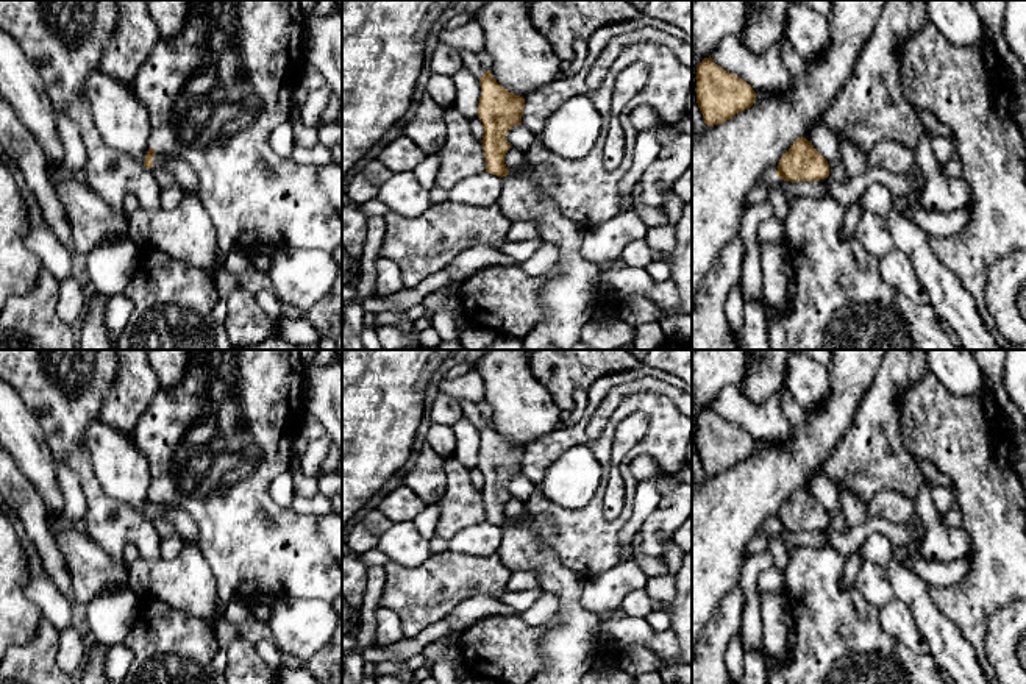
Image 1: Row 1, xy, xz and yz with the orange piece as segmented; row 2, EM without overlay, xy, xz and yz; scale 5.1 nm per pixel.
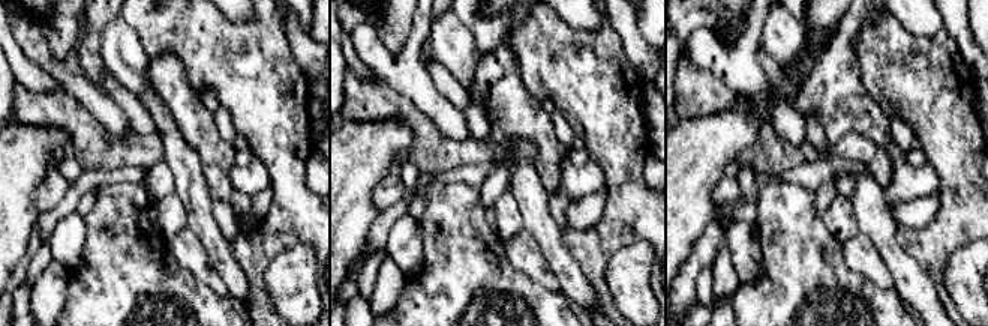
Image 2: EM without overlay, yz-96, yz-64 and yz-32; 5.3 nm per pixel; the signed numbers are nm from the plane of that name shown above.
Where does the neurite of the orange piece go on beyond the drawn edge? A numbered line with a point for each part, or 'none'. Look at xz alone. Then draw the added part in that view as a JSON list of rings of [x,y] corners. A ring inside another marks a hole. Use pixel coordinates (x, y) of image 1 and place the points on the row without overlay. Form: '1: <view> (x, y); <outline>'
1: xz (569, 647); [[[503,526],[497,553],[512,572],[534,573],[540,589],[559,598],[556,623],[540,640],[547,668],[528,684],[581,684],[582,676],[593,670],[593,659],[601,648],[598,642],[601,620],[581,606],[584,579],[568,570],[525,528]]]

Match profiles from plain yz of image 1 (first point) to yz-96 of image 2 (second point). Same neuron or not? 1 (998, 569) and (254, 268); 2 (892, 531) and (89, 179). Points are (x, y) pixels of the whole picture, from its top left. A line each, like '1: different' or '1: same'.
1: same
2: same

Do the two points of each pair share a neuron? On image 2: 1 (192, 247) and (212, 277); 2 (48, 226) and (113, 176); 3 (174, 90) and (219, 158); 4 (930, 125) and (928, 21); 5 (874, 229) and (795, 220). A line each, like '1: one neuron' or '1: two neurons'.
1: one neuron
2: one neuron
3: one neuron
4: two neurons
5: two neurons

